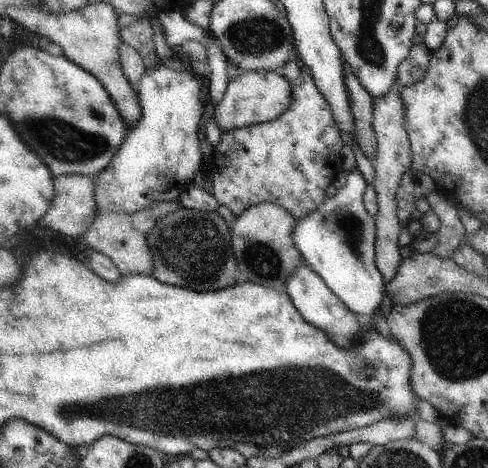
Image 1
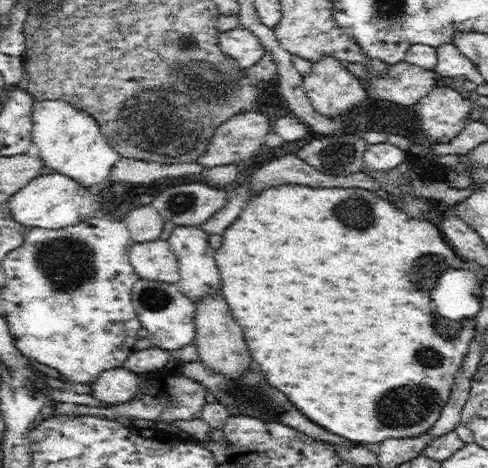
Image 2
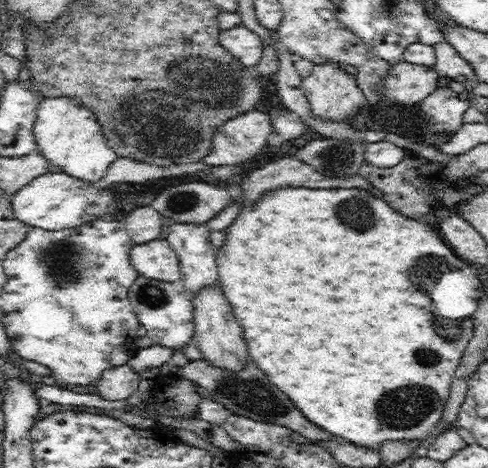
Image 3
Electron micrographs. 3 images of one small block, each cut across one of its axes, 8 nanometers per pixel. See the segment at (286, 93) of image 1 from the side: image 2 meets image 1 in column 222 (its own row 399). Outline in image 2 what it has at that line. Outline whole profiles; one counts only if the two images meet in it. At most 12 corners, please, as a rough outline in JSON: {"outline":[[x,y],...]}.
{"outline":[[110,368],[92,382],[92,396],[126,404],[140,392],[140,374]]}

